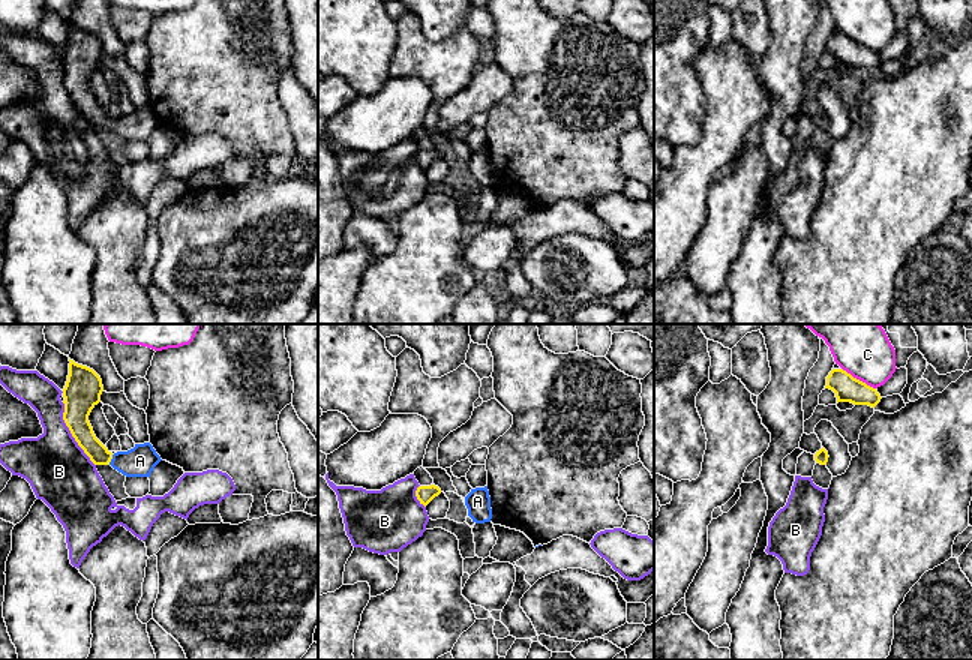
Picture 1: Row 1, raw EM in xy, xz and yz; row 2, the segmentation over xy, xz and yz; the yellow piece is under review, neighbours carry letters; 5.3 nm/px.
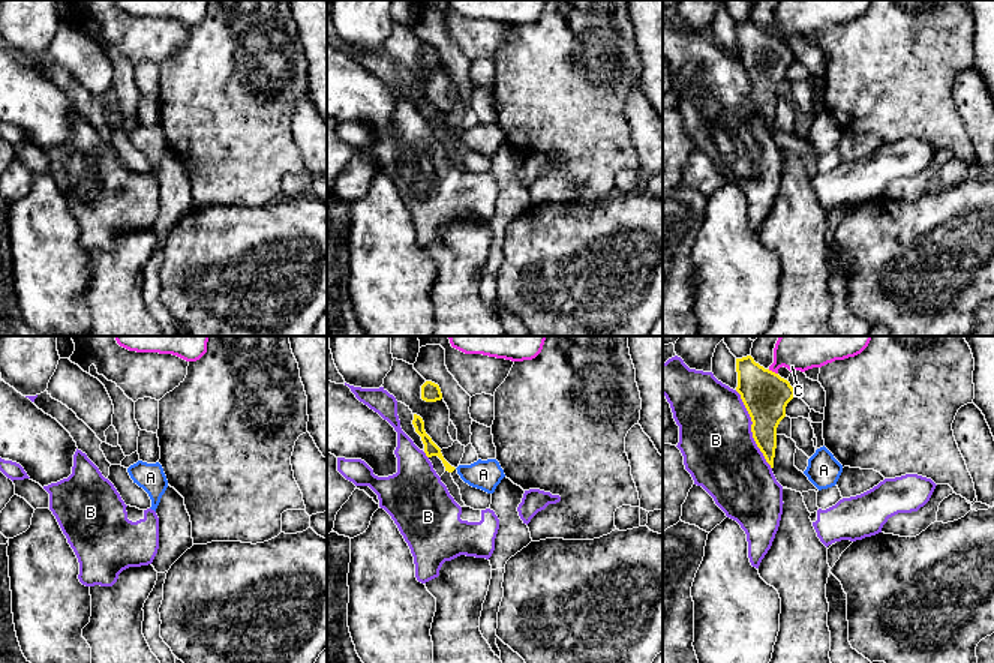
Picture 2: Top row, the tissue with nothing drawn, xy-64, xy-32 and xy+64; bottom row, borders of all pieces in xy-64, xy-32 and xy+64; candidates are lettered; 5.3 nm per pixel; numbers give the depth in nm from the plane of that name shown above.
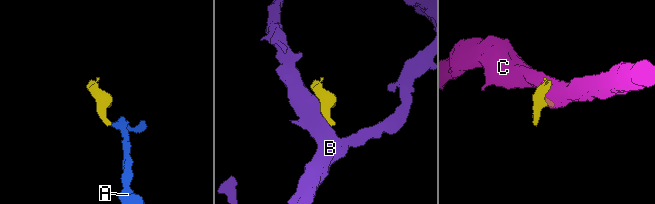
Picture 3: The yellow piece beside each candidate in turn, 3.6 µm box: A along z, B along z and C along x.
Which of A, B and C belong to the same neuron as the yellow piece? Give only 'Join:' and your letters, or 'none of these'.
Join: A

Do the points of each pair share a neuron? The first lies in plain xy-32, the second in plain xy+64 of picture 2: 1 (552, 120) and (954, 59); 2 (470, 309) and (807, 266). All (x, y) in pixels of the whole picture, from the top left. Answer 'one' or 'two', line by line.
1: one
2: one

